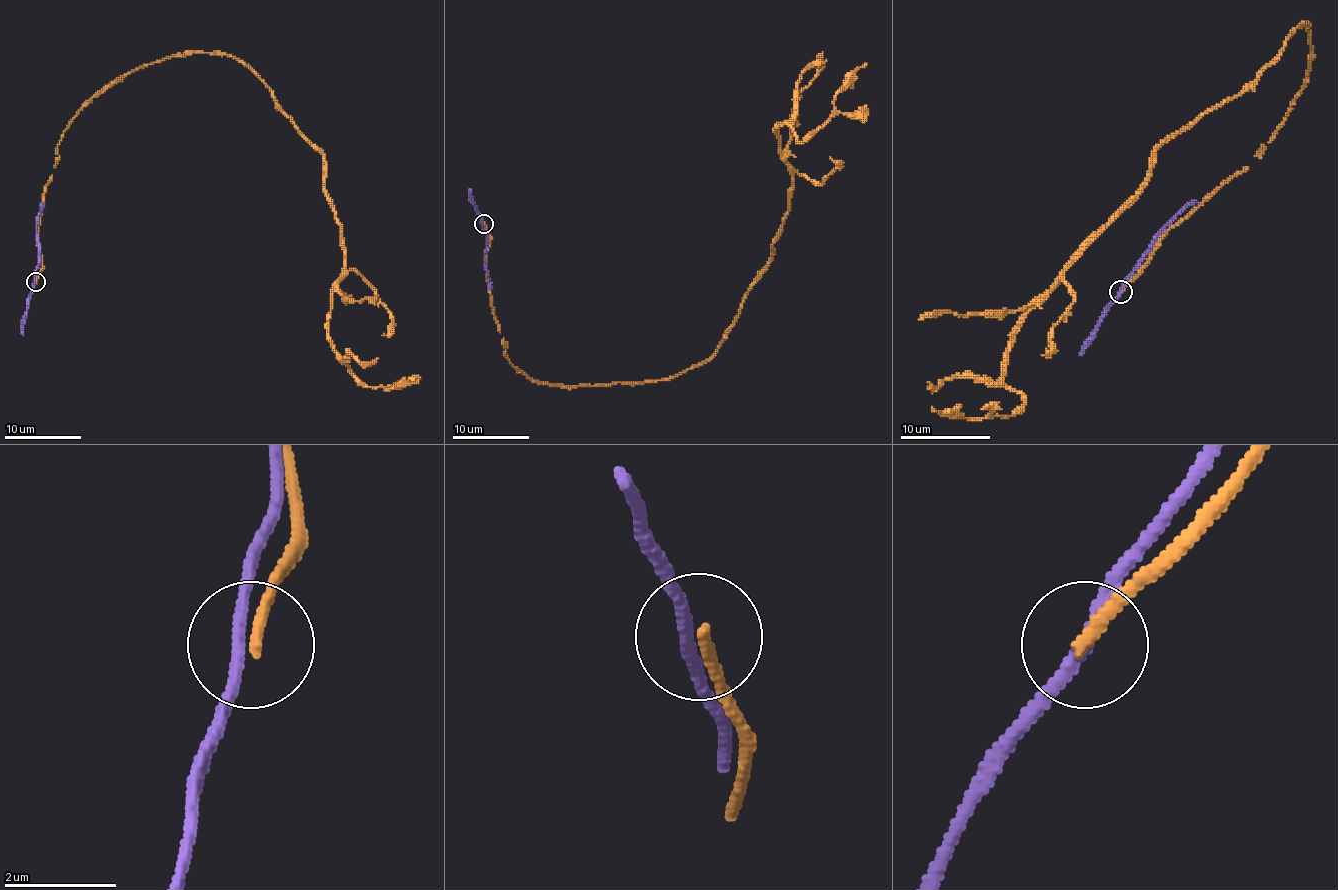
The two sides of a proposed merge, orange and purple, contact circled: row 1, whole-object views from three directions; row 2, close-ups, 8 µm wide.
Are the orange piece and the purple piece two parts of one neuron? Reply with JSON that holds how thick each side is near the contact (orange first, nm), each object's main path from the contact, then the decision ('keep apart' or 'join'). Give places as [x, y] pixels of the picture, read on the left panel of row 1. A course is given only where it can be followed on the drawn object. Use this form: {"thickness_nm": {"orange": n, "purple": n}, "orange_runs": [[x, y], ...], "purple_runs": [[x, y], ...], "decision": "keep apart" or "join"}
{"thickness_nm": {"orange": 200, "purple": 220}, "orange_runs": [[36, 282], [69, 121], [139, 68], [225, 52], [323, 156], [344, 251], [336, 356], [368, 387], [418, 379]], "purple_runs": [[34, 282], [36, 219], [42, 205]], "decision": "keep apart"}

